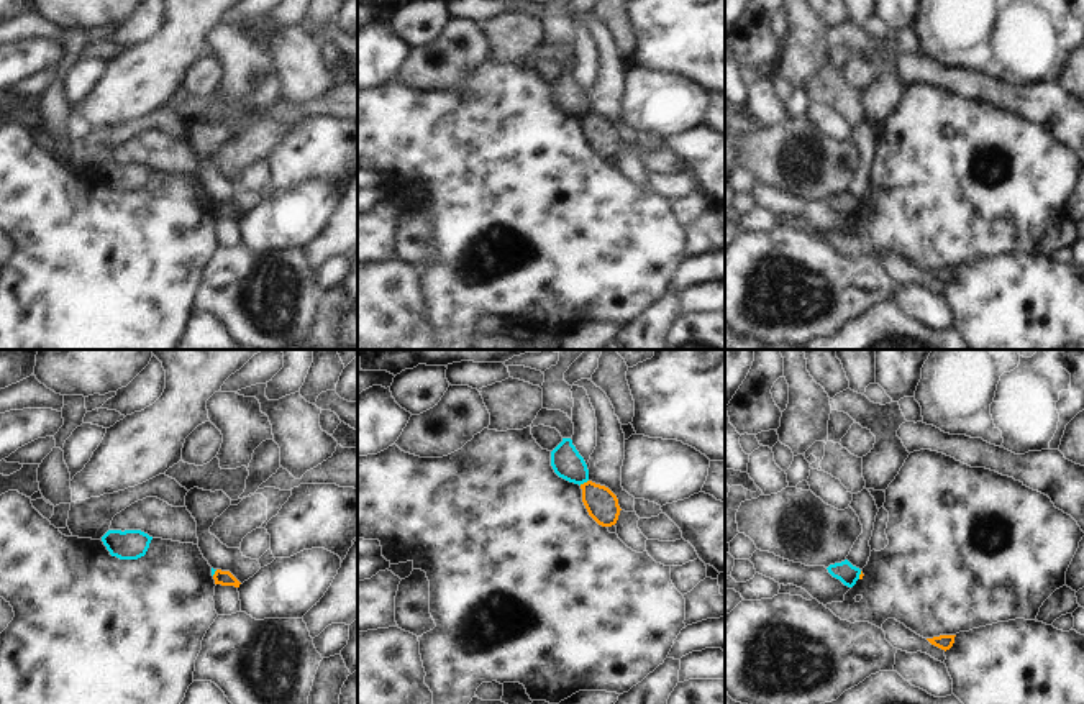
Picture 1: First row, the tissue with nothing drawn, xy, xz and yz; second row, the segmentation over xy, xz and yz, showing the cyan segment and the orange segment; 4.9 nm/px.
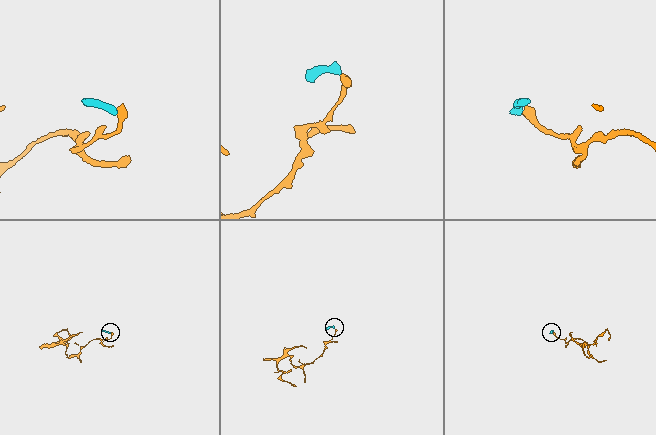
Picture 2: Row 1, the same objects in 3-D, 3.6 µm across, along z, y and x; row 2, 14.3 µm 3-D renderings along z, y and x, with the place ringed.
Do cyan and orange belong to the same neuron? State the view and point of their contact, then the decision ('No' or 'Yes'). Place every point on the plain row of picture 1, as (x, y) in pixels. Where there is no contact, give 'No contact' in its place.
Touches cyan at xz (582, 115). No

